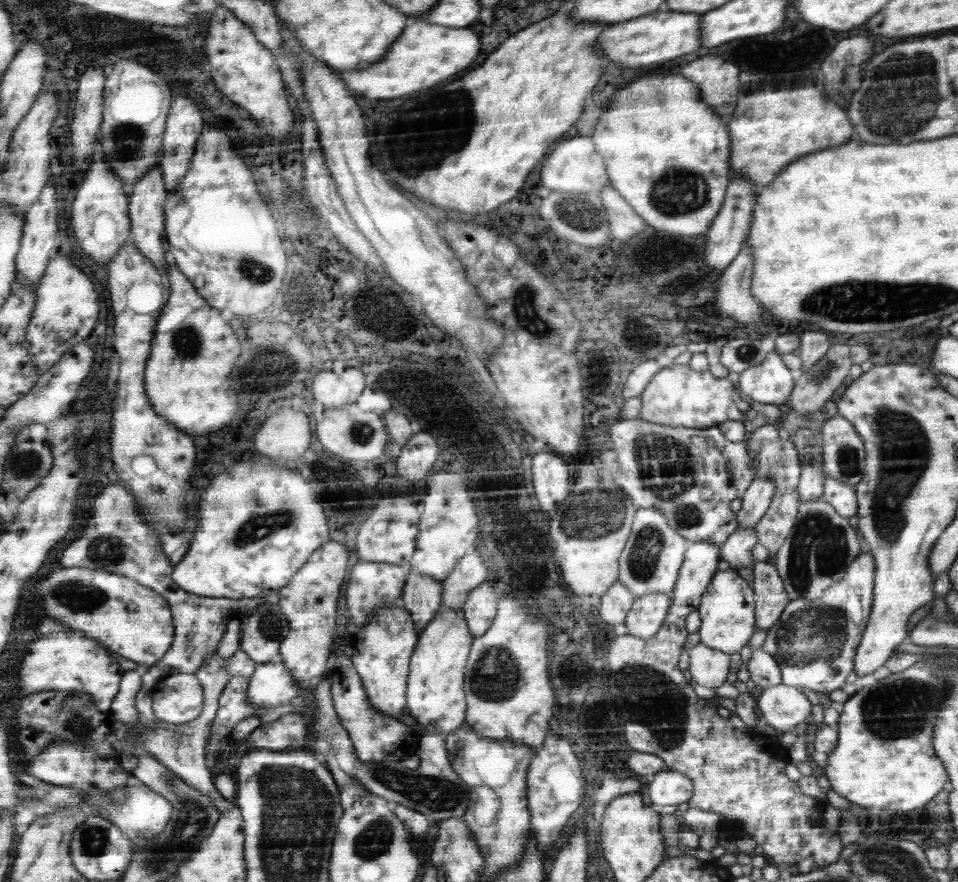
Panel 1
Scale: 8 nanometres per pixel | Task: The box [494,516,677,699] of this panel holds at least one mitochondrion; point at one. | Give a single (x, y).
(647, 555)

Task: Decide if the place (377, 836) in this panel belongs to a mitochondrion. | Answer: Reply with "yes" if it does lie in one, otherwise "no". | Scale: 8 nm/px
yes

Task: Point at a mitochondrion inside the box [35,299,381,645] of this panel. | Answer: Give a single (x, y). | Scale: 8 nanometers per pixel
(83, 596)

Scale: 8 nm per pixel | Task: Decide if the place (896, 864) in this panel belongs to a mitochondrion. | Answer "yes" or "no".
yes

